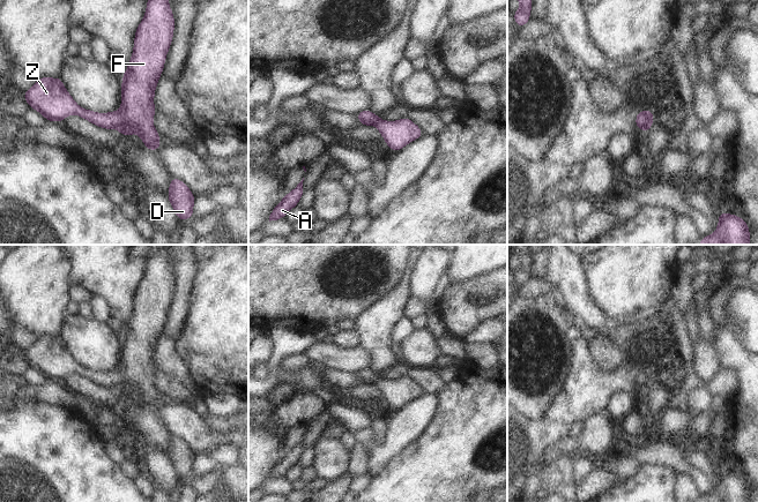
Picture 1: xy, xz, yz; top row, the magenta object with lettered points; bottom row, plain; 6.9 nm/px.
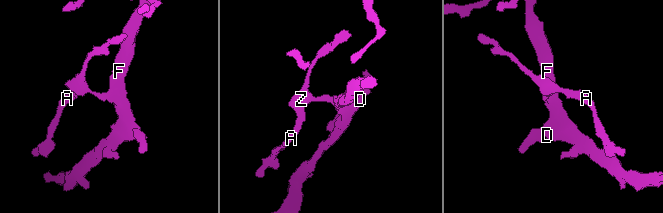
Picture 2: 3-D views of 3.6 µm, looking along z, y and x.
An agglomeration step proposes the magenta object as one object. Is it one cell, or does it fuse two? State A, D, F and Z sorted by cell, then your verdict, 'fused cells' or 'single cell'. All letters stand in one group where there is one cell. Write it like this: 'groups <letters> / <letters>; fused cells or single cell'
groups A Z / D F; fused cells

